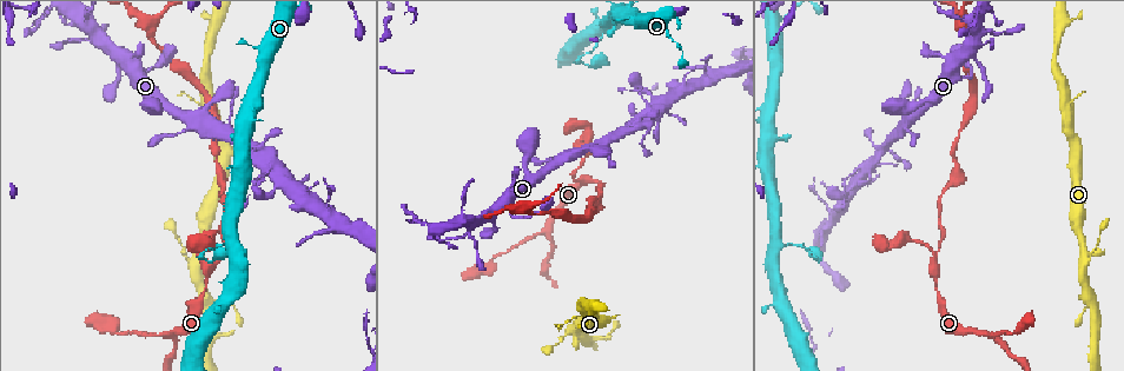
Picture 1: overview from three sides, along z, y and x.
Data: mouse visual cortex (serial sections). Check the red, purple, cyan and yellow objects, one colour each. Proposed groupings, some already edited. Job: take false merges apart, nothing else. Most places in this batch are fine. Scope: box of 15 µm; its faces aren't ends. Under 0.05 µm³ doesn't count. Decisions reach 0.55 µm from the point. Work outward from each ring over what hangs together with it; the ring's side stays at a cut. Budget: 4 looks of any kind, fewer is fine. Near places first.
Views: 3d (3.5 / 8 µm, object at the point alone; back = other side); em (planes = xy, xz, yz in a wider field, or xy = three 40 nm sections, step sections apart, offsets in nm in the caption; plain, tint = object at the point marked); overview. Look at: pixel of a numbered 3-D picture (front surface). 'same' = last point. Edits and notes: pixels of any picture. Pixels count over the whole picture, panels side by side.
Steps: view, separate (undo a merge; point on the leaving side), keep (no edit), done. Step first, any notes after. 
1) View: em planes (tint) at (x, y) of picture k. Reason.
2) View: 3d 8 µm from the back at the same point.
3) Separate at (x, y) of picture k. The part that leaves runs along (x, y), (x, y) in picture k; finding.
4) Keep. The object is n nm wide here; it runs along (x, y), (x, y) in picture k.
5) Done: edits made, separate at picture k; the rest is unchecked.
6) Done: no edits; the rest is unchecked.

View: 3d 3.5 µm at (168, 332) of picture 1. Branch point.

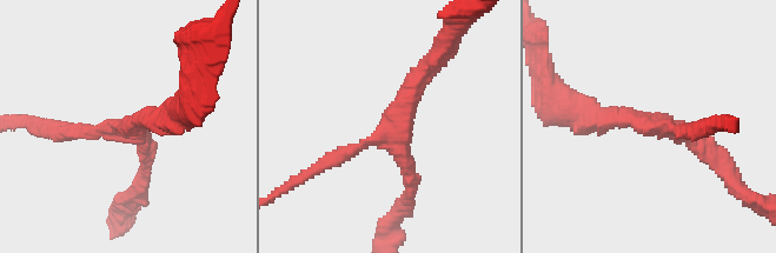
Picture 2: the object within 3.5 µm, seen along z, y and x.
View: em xy step 5 (tint) at (396, 128) of picture 2. 3 arms meet here; the arms are 200, 200, 300 nm wide.

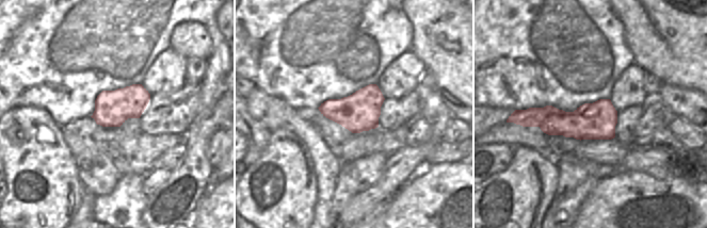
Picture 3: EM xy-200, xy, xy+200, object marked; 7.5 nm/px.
Keep. It runs along (430, 66), (398, 126), (325, 162) in picture 2; one cell here.

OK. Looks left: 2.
View: 3d 3.5 µm at (929, 244) of picture 1. Abrupt turn.

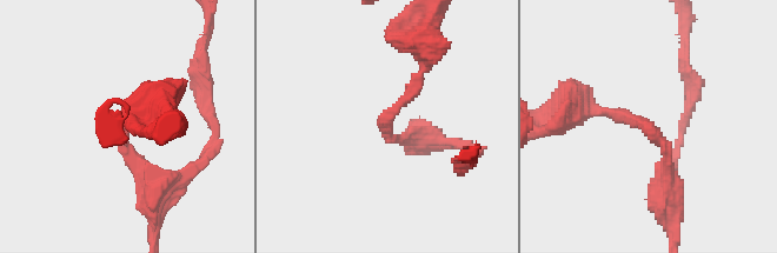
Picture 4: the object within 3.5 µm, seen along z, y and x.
View: em xy step 3 (tint) at (387, 116) of picture 4. The arms are 150, 250 nm wide; shape alone is not enough.

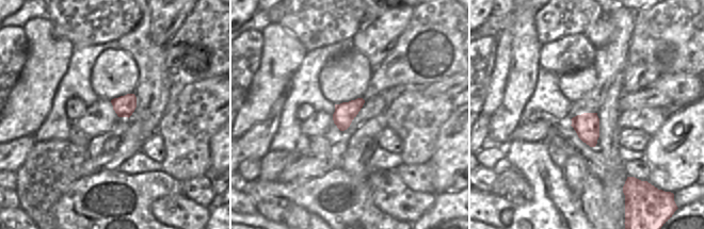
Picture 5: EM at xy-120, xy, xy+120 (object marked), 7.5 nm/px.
Keep. It runs along (670, 190), (668, 151), (646, 125), (585, 111) in picture 4; continuous, no second cell.

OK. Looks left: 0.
Done: no edits; the rest is unchecked.

